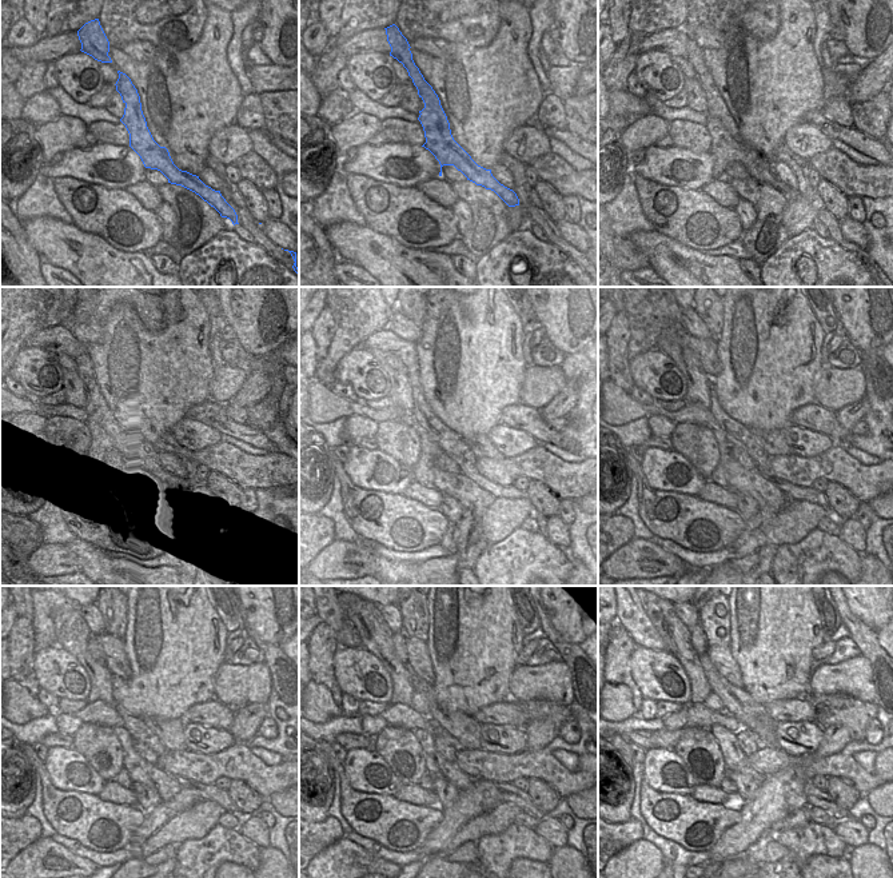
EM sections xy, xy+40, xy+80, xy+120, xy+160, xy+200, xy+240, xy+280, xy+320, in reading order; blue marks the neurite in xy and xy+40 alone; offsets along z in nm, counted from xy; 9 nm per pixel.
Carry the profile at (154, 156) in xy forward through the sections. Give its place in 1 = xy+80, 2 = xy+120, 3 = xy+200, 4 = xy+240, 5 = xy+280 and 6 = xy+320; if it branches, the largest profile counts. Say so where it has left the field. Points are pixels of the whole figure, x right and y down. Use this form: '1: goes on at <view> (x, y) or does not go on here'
1: goes on at xy+80 (734, 148)
2: goes on at xy+120 (127, 465)
3: goes on at xy+200 (718, 475)
4: goes on at xy+240 (123, 778)
5: goes on at xy+280 (426, 781)
6: goes on at xy+320 (726, 785)

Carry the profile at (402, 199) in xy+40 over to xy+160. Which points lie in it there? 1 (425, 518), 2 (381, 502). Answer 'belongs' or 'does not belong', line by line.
1: belongs
2: belongs

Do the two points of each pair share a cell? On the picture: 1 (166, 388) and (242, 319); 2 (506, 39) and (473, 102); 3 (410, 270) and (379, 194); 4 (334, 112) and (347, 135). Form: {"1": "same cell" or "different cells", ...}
{"1": "different cells", "2": "same cell", "3": "different cells", "4": "different cells"}

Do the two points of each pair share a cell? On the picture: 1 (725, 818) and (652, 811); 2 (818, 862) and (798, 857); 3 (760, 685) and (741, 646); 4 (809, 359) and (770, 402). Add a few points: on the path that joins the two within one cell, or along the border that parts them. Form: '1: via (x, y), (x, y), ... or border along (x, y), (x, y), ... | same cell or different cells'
1: via (706, 818), (674, 819), (669, 822) | same cell
2: border along (838, 858), (812, 854), (802, 863) | different cells
3: via (760, 675), (760, 665), (750, 655) | same cell
4: via (798, 368), (776, 391) | same cell

